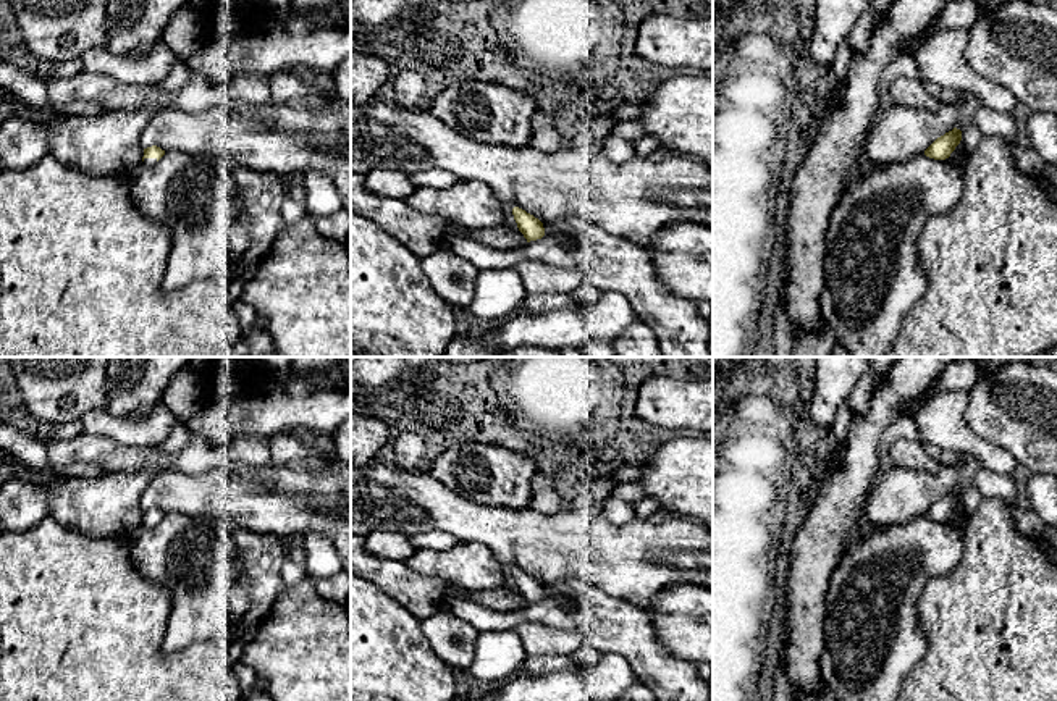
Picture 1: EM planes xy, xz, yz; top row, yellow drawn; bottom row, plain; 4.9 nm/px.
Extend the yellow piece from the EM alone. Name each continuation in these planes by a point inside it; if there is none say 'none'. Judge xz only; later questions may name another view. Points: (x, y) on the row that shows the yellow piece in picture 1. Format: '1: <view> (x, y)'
none

